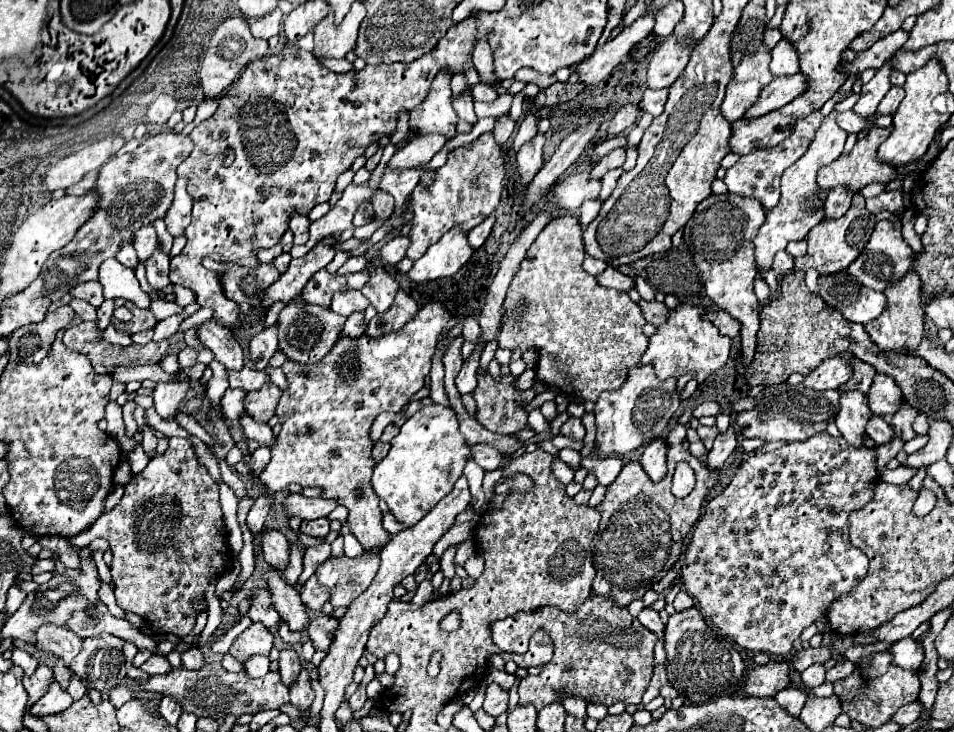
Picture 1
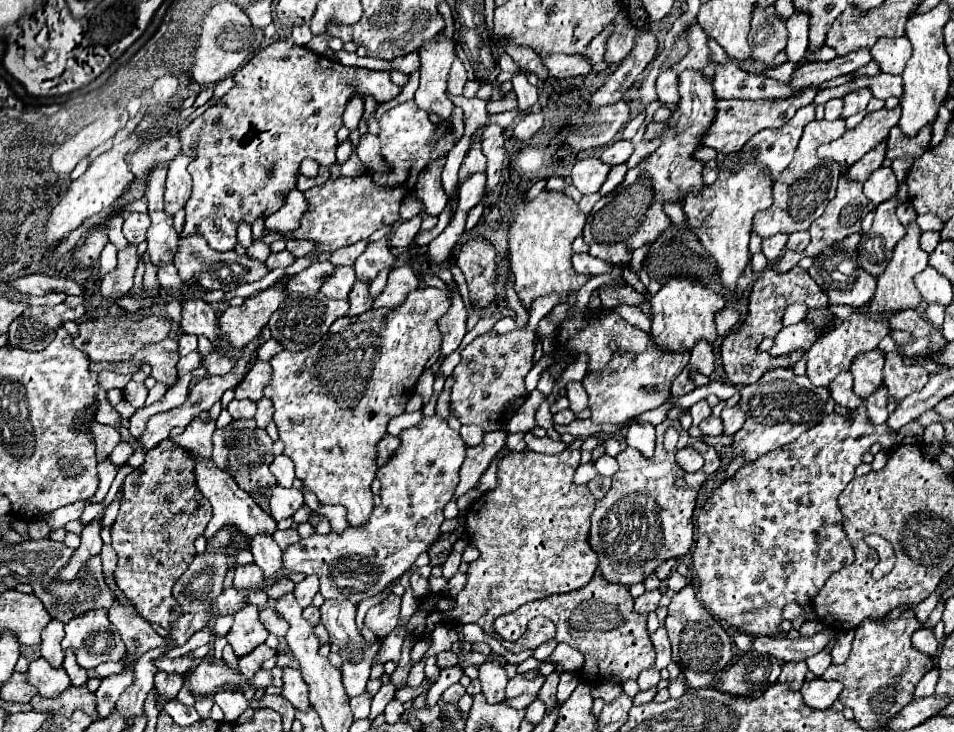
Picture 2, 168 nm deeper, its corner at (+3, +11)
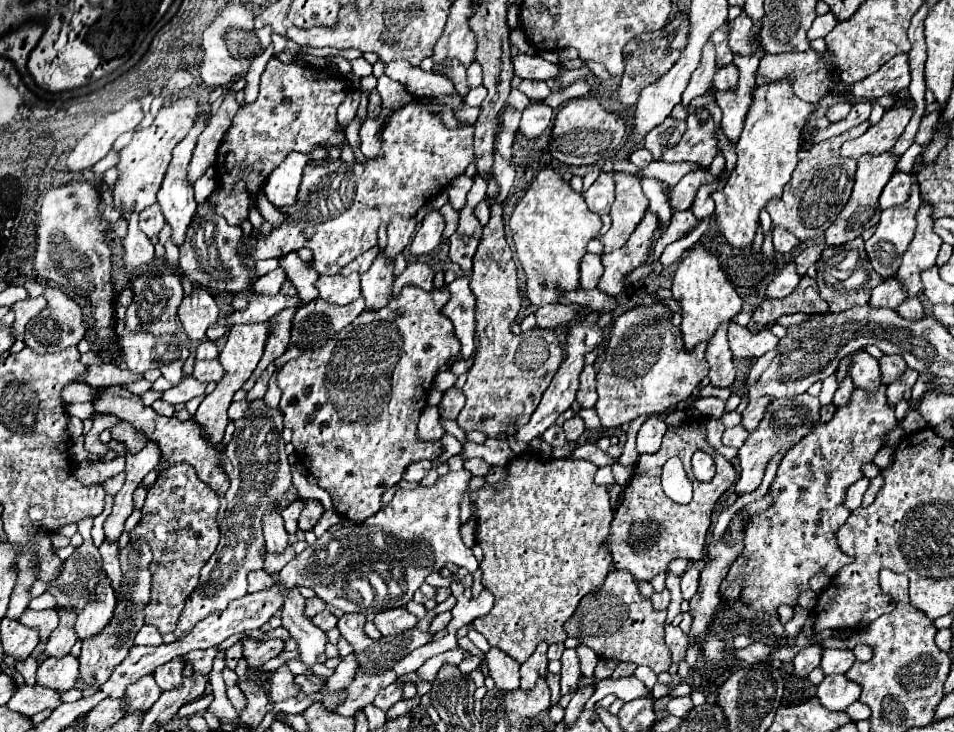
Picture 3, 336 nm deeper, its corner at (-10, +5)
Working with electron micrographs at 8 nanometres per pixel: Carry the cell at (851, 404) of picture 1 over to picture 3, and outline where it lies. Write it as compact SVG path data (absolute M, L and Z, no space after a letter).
M847 377L847 379L843 379L841 383L839 383L839 389L837 389L837 393L835 393L835 397L833 397L833 405L835 407L843 407L847 401L849 401L849 397L851 397L851 391L853 391L853 381L851 381L851 377Z

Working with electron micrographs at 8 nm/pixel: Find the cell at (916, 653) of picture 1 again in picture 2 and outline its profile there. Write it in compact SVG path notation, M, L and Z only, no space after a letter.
M918 629L918 631L914 631L912 633L912 645L914 645L914 649L918 649L918 651L930 655L930 657L934 657L936 651L938 651L938 641L934 639L932 629Z

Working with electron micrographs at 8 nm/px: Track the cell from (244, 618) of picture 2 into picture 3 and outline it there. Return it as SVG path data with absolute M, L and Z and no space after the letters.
M243 639L241 643L243 643L243 657L247 659L247 665L251 667L267 663L269 659L277 657L285 649L283 639L269 639L269 641Z

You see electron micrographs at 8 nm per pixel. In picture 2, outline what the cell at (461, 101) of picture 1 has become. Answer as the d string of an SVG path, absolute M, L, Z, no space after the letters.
M454 59L454 65L452 65L450 77L448 77L448 93L454 95L454 97L462 95L466 79L468 79L468 77L466 77L466 69L464 69L462 61L460 61L460 59Z

